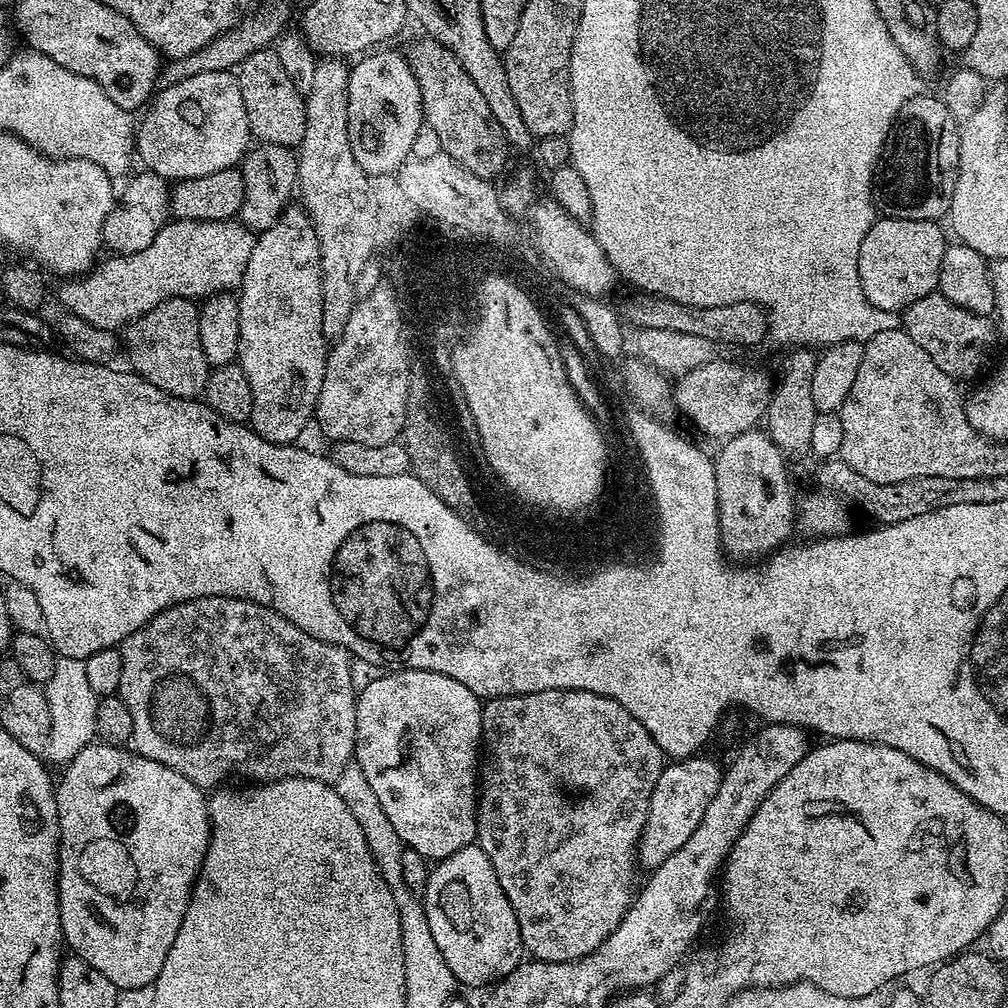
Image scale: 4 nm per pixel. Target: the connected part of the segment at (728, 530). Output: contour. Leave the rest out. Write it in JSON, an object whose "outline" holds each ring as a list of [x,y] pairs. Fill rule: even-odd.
{"outline":[[[759,427],[746,430],[723,441],[720,453],[714,456],[712,473],[716,479],[718,514],[720,515],[720,543],[723,551],[732,556],[761,556],[767,558],[789,543],[792,527],[798,524],[798,500],[792,497],[792,480],[788,477],[789,461],[778,446]]]}

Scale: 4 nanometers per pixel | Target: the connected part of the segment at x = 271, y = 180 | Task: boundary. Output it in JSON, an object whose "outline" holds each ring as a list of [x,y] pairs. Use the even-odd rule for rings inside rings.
{"outline":[[[257,143],[245,155],[240,173],[244,179],[244,197],[238,217],[240,223],[246,225],[253,234],[274,228],[284,209],[293,203],[298,188],[297,153],[286,146]]]}

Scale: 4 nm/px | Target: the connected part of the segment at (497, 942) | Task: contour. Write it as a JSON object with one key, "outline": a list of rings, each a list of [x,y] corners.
{"outline":[[[467,846],[435,867],[422,890],[422,907],[442,958],[461,985],[491,985],[503,980],[521,964],[522,943],[515,911],[488,853],[480,846]]]}

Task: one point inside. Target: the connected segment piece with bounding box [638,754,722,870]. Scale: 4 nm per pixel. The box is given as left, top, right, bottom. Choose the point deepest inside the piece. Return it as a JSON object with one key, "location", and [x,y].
{"location":[684,789]}

